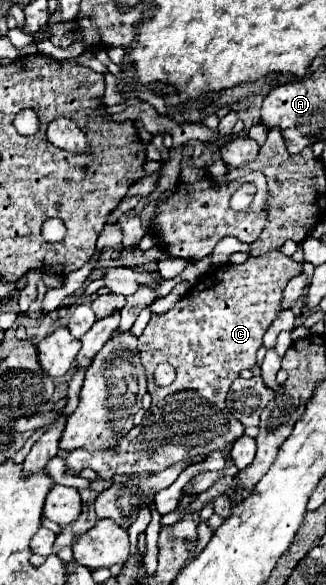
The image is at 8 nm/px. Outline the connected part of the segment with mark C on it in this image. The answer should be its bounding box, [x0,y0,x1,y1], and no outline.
[66,251,302,479]

